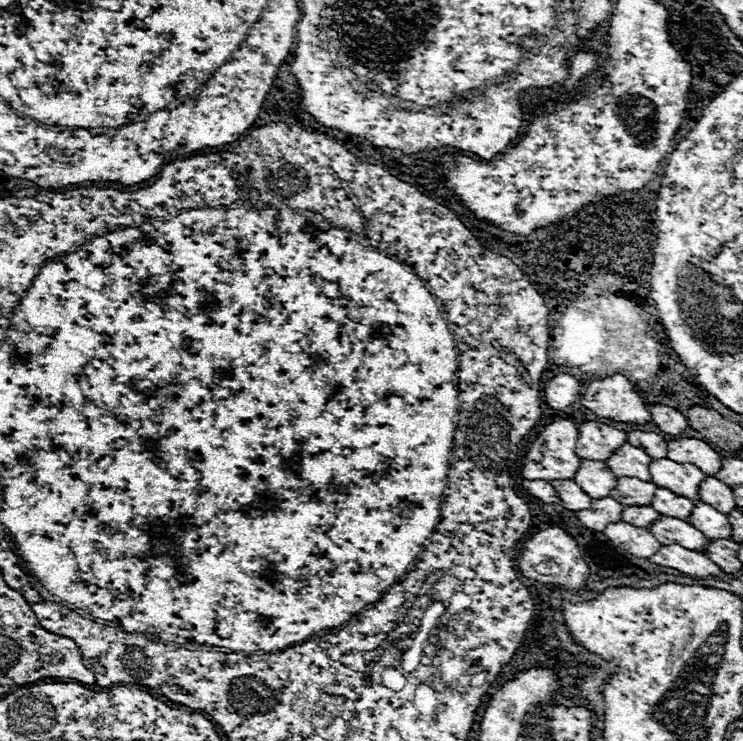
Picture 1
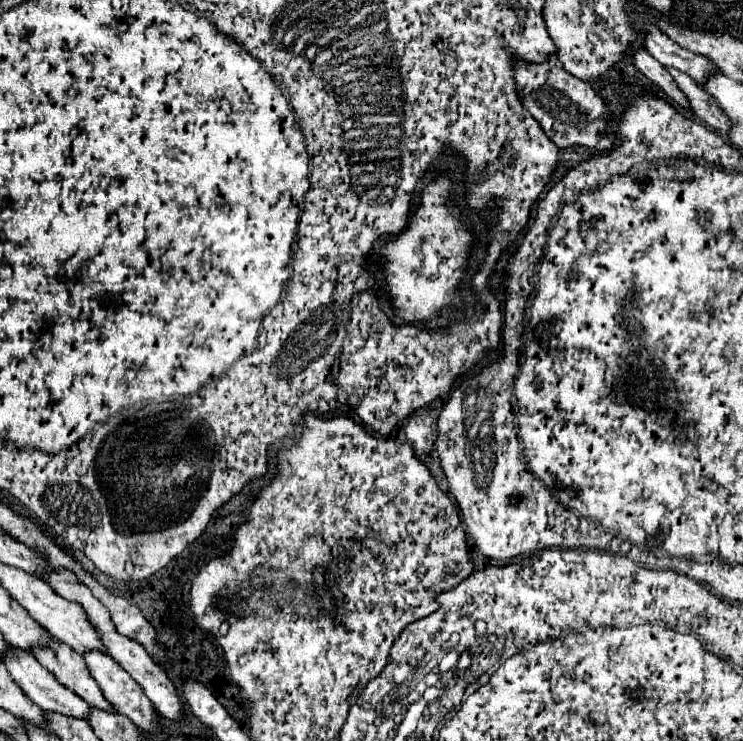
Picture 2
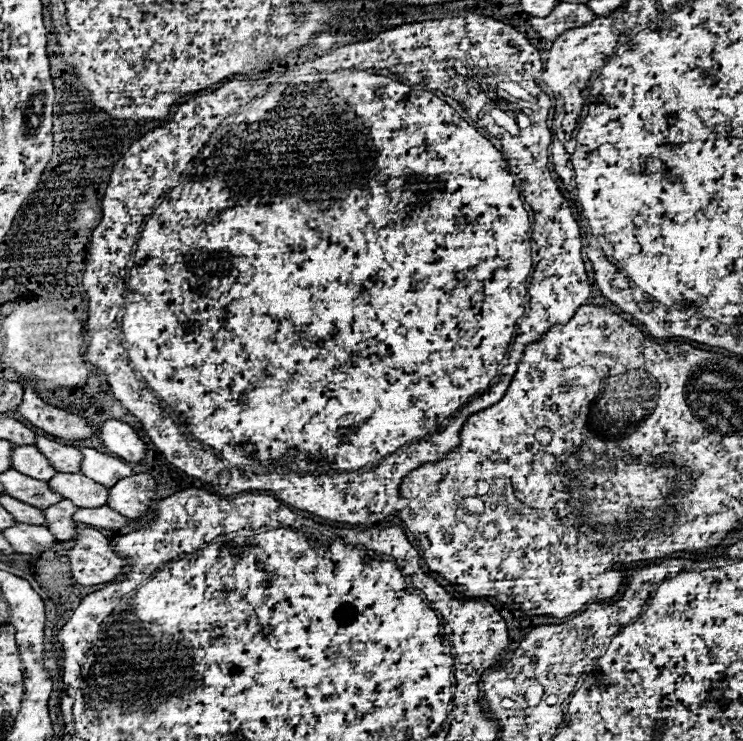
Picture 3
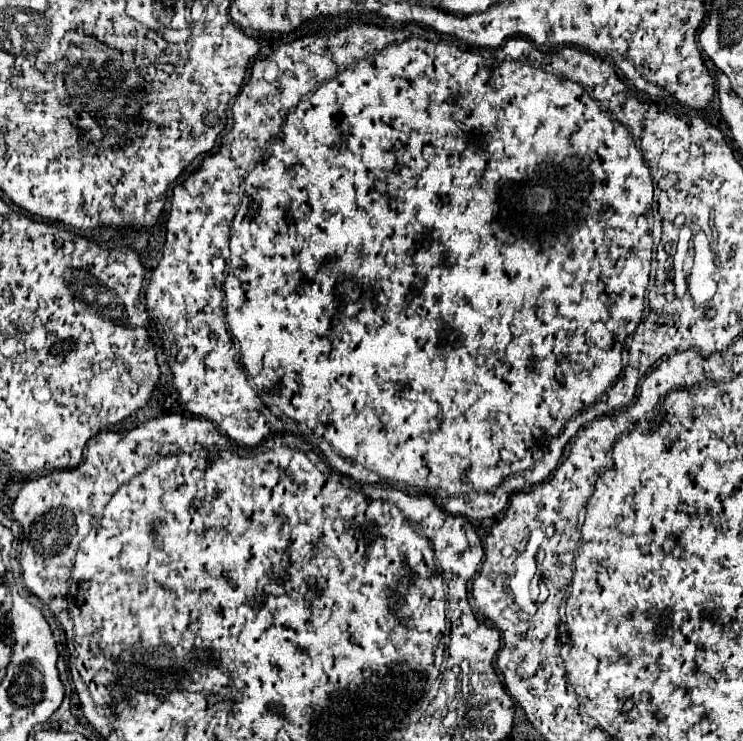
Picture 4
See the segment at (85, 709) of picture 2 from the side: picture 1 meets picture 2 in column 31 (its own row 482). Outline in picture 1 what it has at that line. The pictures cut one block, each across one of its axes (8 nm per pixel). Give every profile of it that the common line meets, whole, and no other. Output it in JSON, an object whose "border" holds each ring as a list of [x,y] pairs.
{"border":[[[652,458],[650,460],[652,482],[660,488],[668,488],[680,496],[698,500],[698,484],[704,480],[704,472],[694,464],[678,464],[670,458]]]}

